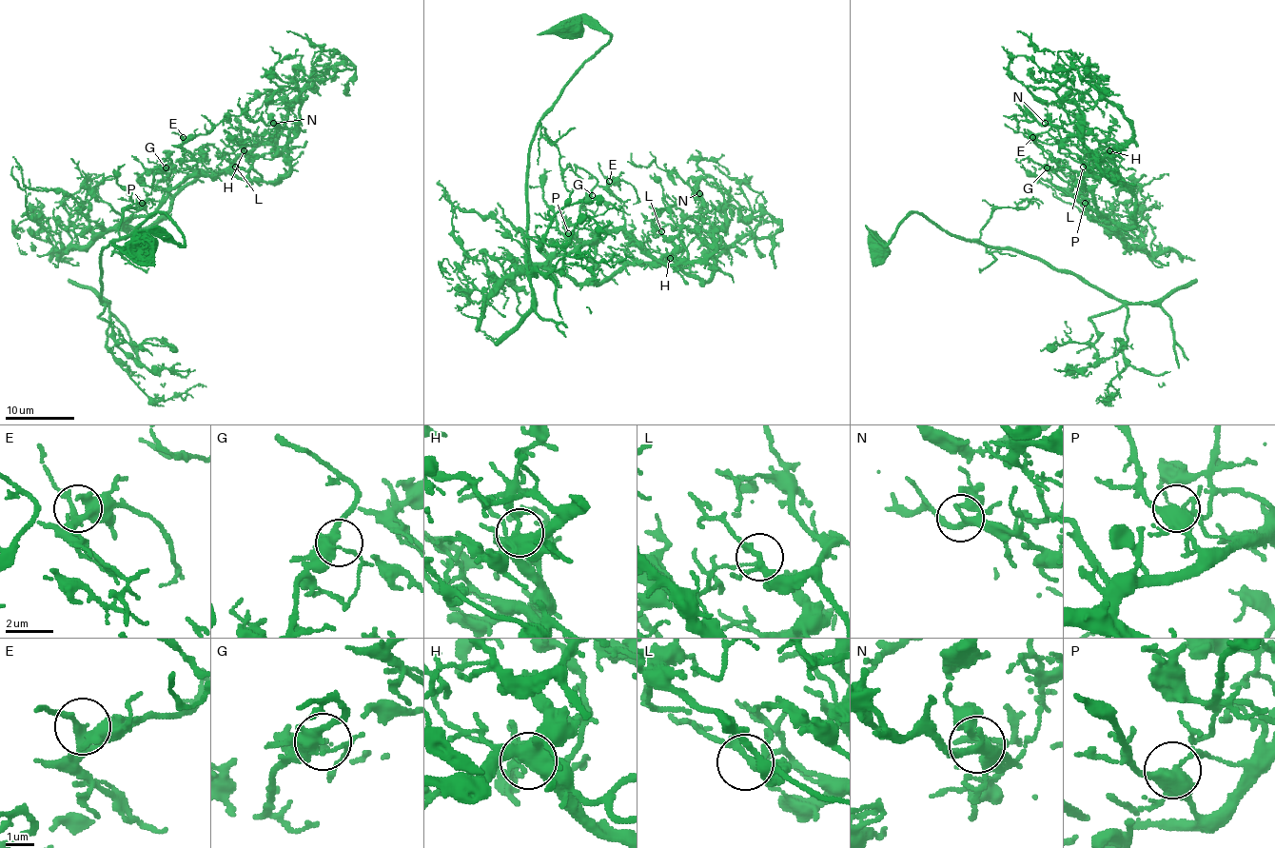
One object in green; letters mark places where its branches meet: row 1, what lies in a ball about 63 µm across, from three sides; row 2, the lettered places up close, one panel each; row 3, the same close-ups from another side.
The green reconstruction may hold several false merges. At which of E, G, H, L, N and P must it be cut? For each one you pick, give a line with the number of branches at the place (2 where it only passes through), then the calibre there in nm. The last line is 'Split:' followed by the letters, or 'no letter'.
Split: no letter

